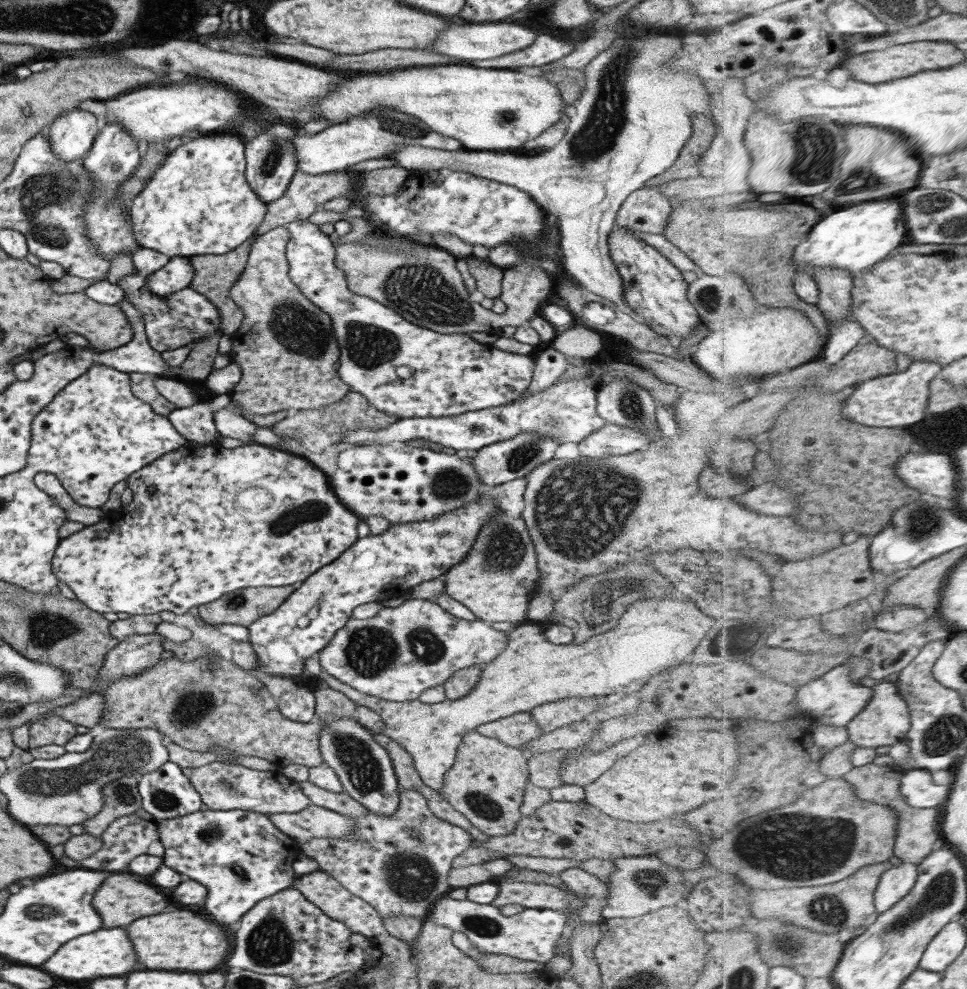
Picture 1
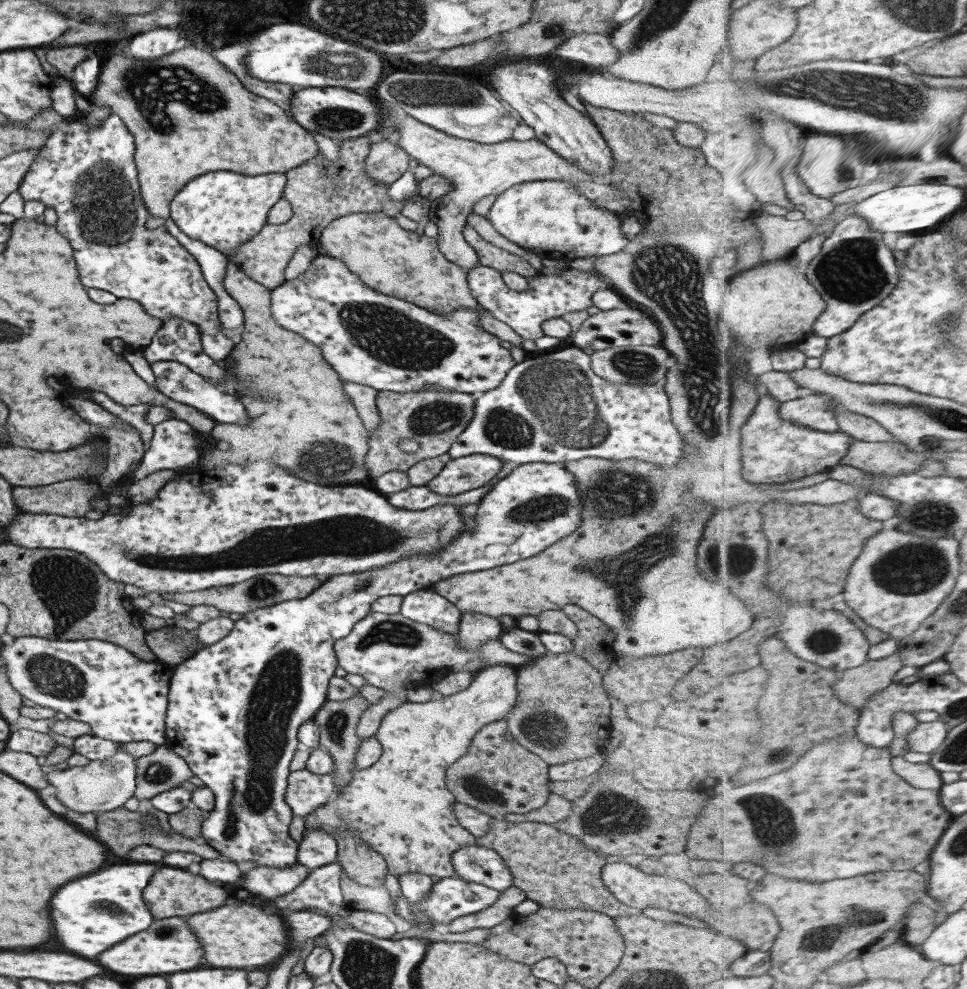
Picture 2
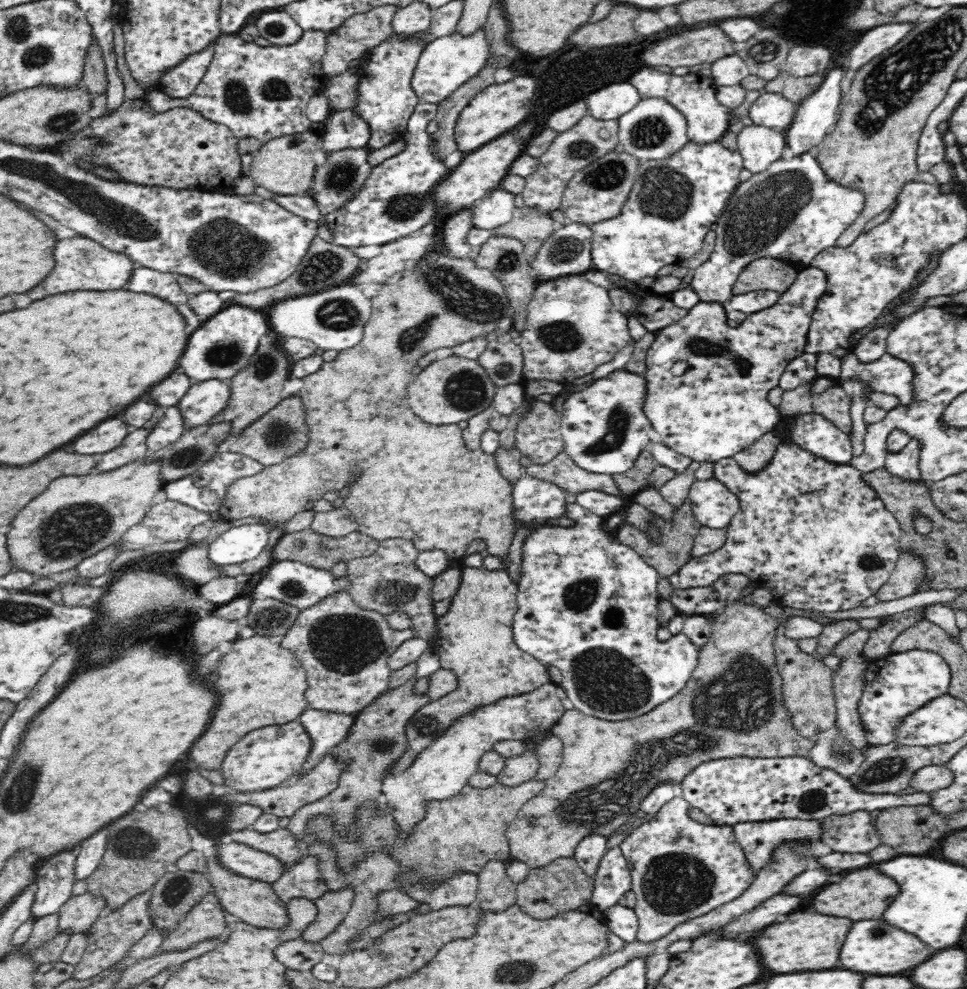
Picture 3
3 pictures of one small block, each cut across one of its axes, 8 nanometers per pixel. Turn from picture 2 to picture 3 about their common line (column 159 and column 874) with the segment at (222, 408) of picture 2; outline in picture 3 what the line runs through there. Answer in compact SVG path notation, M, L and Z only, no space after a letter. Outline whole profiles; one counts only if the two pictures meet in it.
M851 352L841 360L842 370L838 383L859 382L870 394L882 393L896 397L902 404L912 402L911 380L914 373L912 367L903 360L894 358L888 353L871 363L860 361Z

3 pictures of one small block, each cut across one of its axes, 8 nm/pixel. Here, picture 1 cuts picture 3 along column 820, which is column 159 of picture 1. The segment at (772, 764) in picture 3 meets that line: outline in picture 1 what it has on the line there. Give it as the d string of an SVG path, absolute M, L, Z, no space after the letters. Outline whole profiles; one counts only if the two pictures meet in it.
M166 761L155 771L147 772L137 778L137 790L141 798L142 810L155 820L167 820L199 813L201 806L199 793L191 787L183 772L173 763Z

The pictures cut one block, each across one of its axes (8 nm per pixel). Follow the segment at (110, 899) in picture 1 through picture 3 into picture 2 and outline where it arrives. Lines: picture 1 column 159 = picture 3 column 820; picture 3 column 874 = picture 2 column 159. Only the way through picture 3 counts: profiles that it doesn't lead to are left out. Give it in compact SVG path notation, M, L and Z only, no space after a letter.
M156 868L155 874L147 882L147 888L143 888L143 902L147 904L147 910L153 918L167 918L167 916L189 916L205 910L213 910L225 900L233 896L227 896L227 892L211 882L207 882L201 876L193 876L179 868Z

